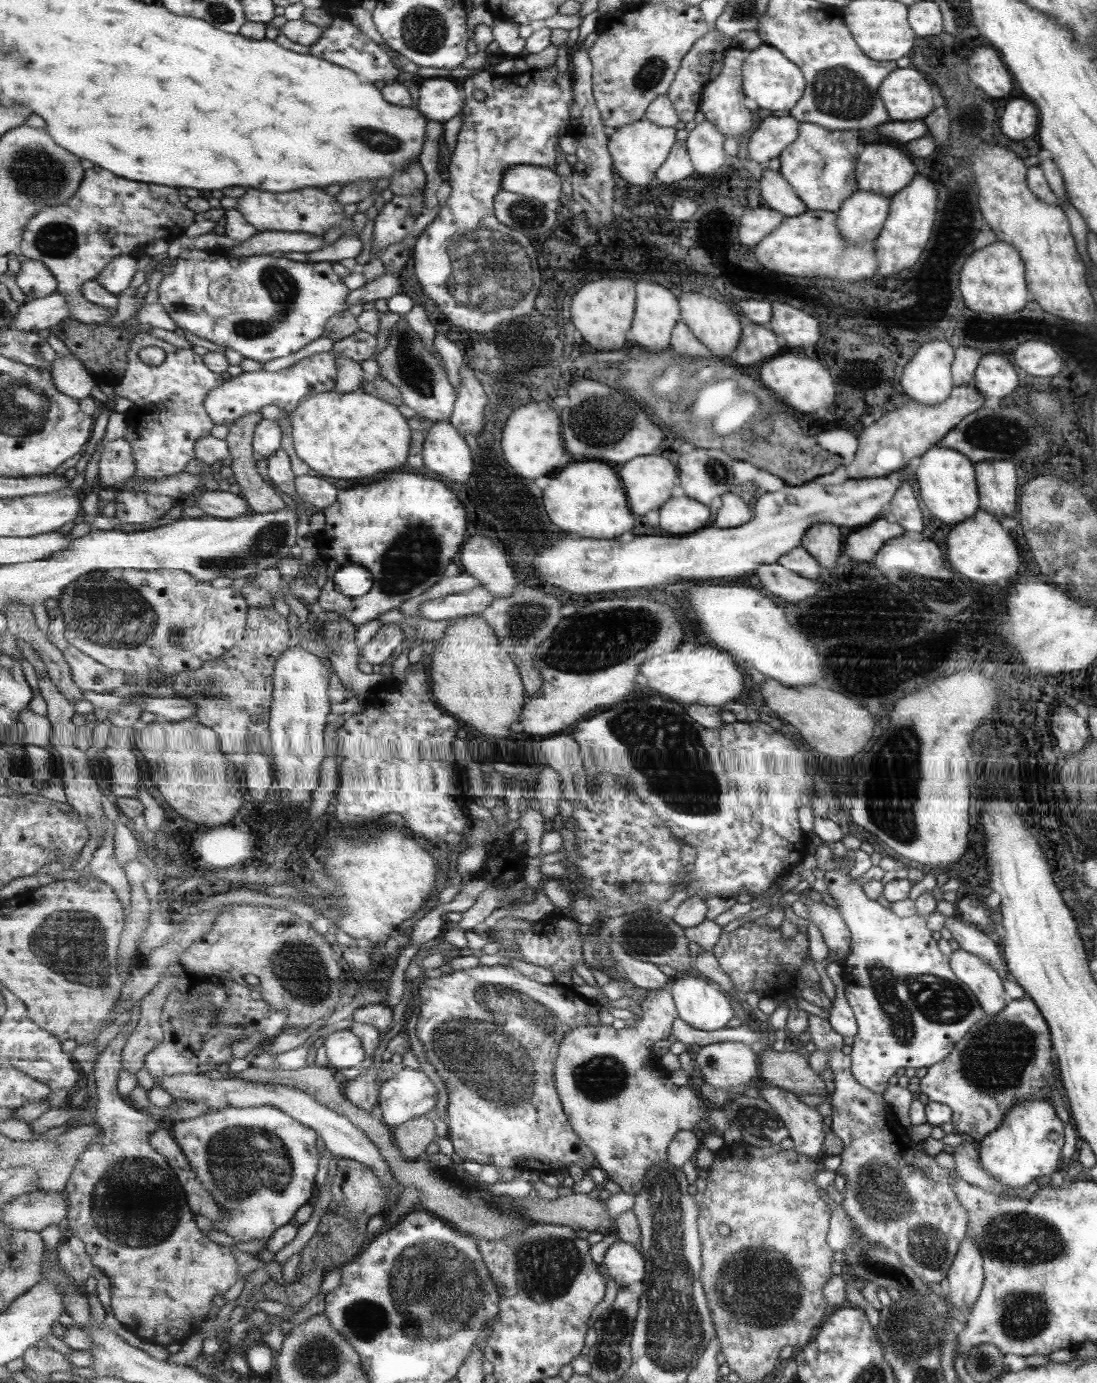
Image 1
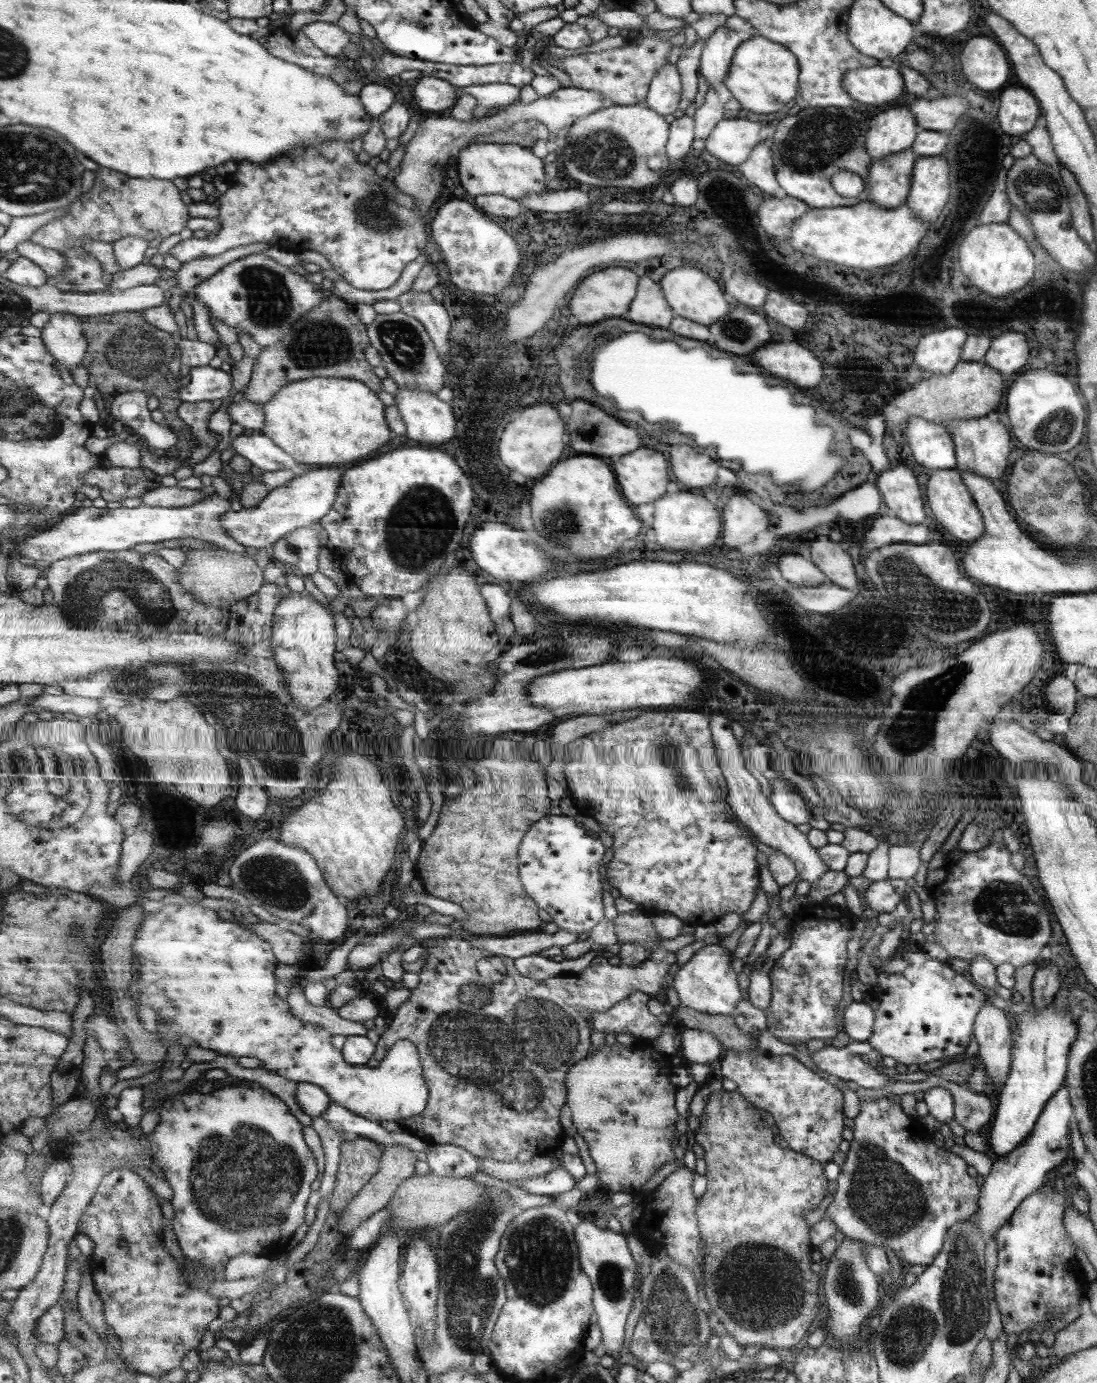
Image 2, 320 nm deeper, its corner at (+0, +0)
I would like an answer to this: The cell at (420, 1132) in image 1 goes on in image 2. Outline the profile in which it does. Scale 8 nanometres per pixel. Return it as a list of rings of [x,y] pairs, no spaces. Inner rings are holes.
[[[395,1144],[385,1148],[379,1172],[363,1187],[363,1190],[347,1207],[347,1212],[342,1220],[343,1238],[349,1239],[353,1230],[359,1224],[367,1222],[375,1212],[383,1210],[387,1204],[390,1204],[397,1189],[415,1174],[415,1164],[417,1164],[417,1156],[415,1155],[415,1151],[411,1150],[410,1147]]]

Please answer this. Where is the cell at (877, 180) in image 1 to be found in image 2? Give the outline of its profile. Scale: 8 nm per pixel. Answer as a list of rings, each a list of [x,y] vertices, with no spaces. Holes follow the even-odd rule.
[[[905,101],[883,107],[871,118],[871,128],[866,134],[866,150],[873,161],[909,149],[919,131],[914,114]]]

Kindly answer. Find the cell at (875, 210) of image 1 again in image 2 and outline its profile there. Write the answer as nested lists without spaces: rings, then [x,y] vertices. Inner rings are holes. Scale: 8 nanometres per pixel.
[[[905,149],[873,161],[864,180],[869,189],[864,199],[888,209],[905,203],[913,184],[911,175],[916,157],[913,149]]]

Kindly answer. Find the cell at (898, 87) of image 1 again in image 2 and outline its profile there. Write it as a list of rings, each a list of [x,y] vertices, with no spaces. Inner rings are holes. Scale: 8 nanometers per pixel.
[[[866,66],[850,70],[843,78],[847,96],[865,106],[882,109],[906,98],[903,79],[895,66]]]

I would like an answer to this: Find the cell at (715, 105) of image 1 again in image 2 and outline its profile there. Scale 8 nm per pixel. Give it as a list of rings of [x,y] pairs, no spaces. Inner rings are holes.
[[[723,25],[715,28],[708,38],[703,40],[699,54],[700,74],[710,82],[723,82],[735,49],[747,39],[742,32],[725,28]]]

